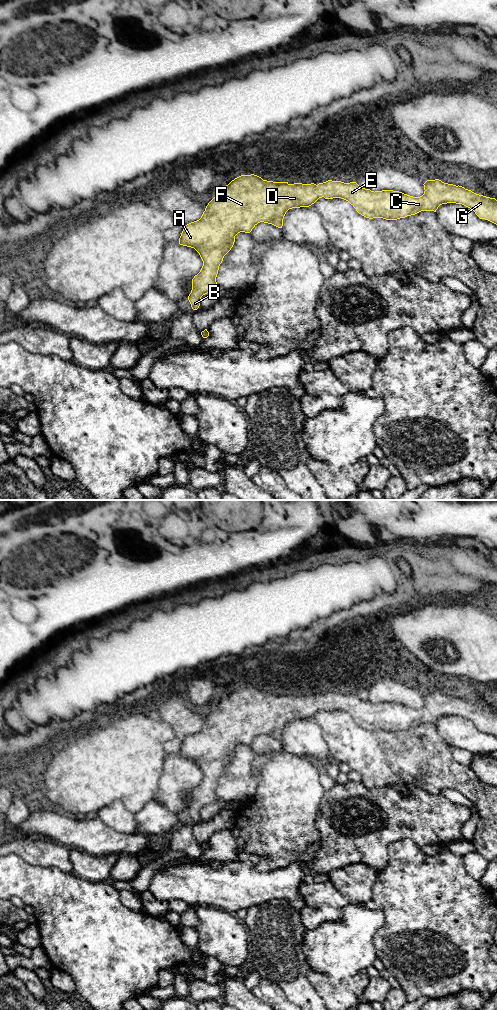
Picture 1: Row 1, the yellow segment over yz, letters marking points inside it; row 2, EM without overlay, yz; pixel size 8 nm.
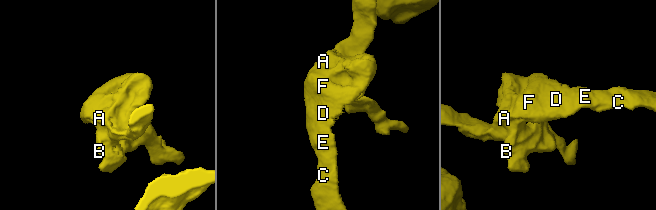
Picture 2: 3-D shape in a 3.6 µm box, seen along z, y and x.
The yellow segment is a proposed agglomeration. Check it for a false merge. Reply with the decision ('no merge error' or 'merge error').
no merge error

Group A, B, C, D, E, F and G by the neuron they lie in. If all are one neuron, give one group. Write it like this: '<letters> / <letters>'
A B C D E F G

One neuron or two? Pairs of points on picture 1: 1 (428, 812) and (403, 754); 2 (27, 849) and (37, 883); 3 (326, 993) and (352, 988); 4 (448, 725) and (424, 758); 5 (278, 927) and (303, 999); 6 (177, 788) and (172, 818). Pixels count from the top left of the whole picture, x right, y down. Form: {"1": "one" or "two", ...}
{"1": "two", "2": "two", "3": "one", "4": "two", "5": "one", "6": "two"}

